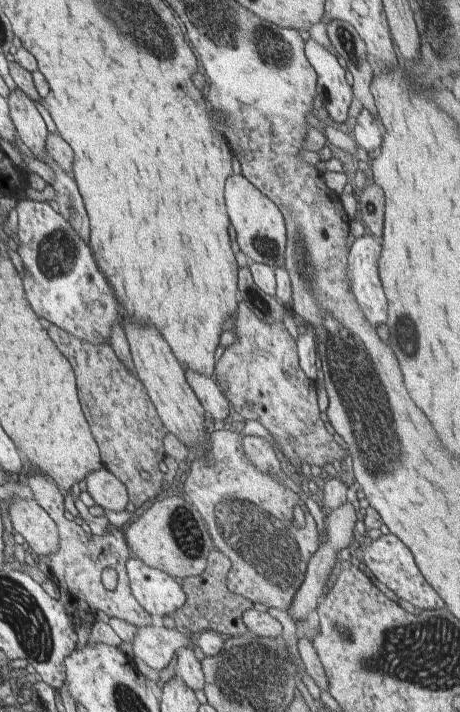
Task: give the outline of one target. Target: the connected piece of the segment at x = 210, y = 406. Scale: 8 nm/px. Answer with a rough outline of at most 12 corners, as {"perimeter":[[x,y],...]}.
{"perimeter":[[185,371],[190,388],[218,426],[230,404],[215,377]]}

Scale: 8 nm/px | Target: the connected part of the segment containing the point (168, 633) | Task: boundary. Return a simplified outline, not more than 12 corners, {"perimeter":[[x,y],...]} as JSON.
{"perimeter":[[158,621],[137,628],[132,652],[159,672],[192,633]]}

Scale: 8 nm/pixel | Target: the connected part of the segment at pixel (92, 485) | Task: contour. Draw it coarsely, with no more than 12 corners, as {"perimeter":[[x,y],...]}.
{"perimeter":[[106,468],[87,476],[96,505],[120,512],[129,502],[123,482]]}

